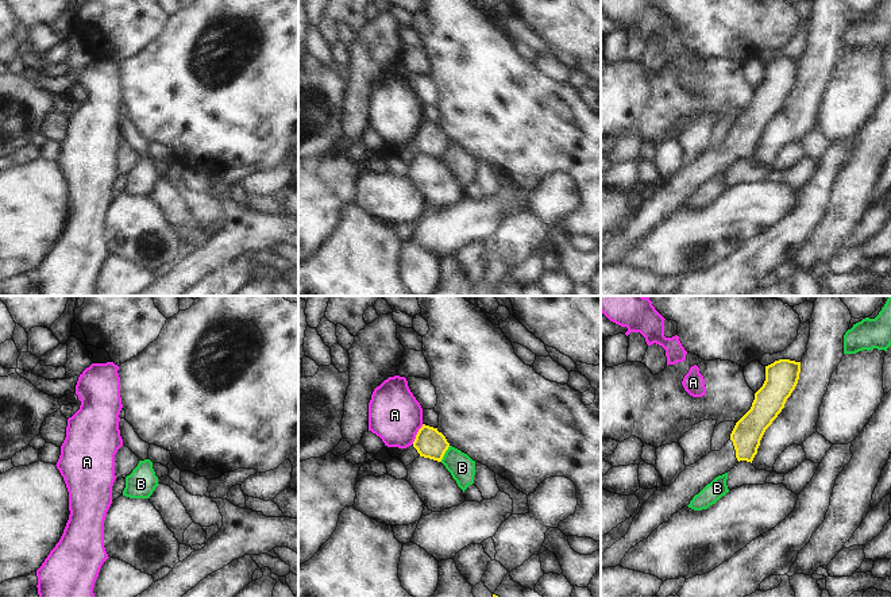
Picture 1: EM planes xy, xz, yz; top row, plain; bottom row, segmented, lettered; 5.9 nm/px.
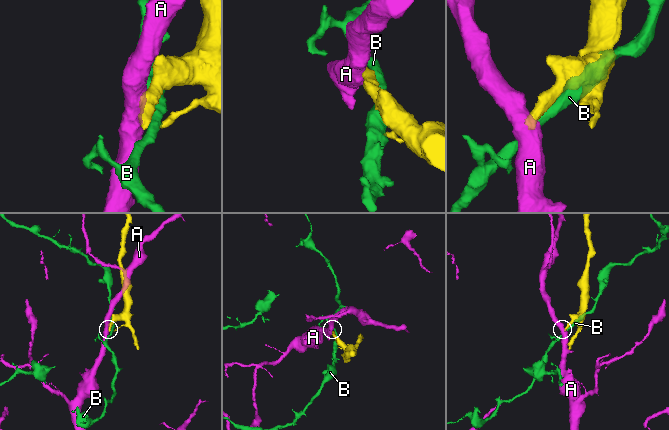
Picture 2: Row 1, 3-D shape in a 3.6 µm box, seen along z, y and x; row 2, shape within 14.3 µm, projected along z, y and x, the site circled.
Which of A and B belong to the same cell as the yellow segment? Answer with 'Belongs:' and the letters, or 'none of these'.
Belongs: none of these

